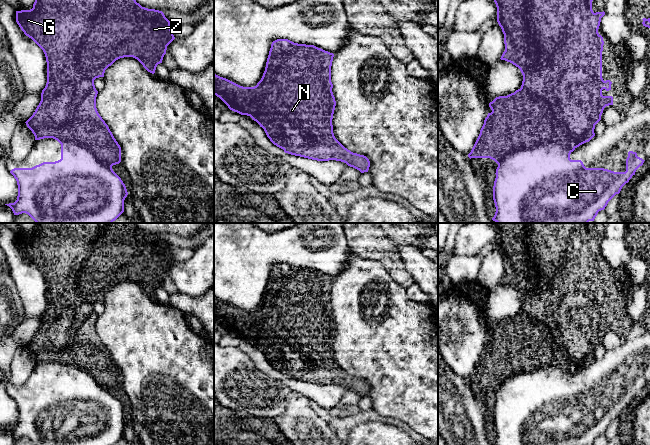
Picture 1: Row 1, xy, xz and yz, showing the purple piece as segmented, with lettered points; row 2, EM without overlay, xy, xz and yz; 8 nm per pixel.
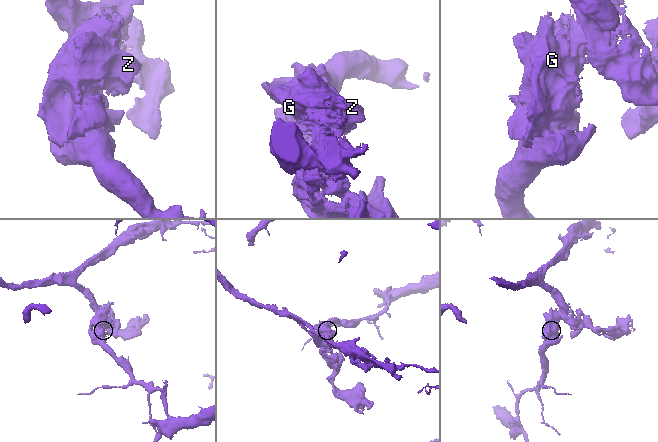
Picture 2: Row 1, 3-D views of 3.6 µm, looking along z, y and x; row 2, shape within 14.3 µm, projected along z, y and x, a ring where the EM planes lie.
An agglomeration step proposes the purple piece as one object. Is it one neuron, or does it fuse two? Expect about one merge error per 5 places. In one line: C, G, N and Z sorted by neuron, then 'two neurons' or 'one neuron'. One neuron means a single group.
C / G N Z; two neurons

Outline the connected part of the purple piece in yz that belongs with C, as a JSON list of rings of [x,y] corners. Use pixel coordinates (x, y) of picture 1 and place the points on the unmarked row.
[[[559,365],[542,366],[530,372],[521,372],[509,378],[498,389],[493,410],[496,436],[493,445],[594,445],[598,436],[619,418],[636,394],[643,389],[636,376],[629,375],[626,395],[614,396],[604,392],[586,392],[581,384],[571,384],[570,378],[579,370],[571,371]]]

